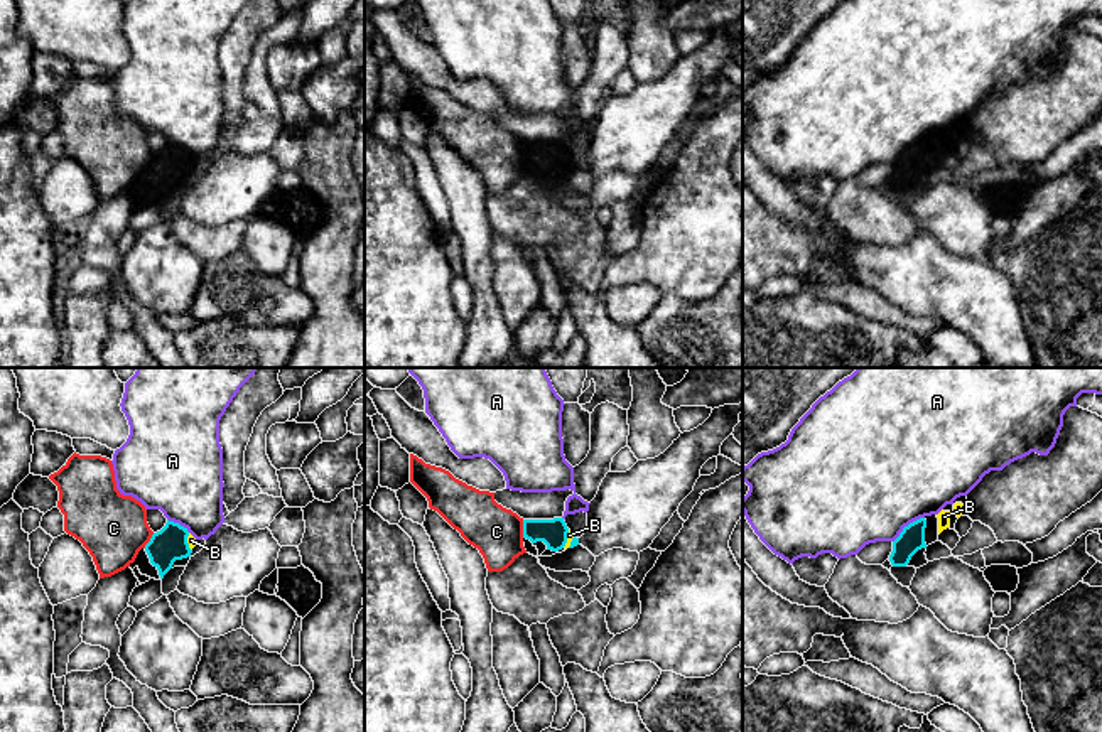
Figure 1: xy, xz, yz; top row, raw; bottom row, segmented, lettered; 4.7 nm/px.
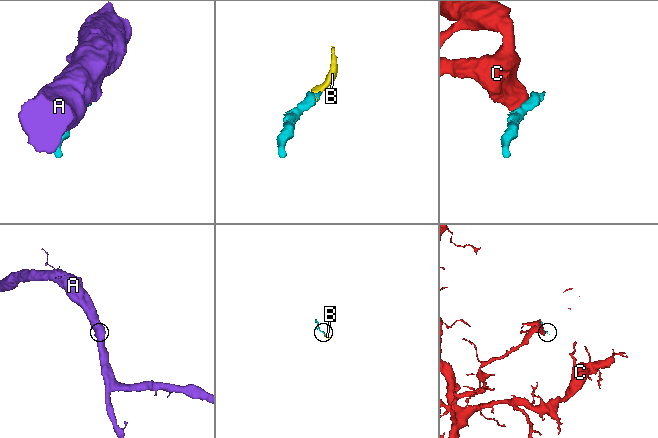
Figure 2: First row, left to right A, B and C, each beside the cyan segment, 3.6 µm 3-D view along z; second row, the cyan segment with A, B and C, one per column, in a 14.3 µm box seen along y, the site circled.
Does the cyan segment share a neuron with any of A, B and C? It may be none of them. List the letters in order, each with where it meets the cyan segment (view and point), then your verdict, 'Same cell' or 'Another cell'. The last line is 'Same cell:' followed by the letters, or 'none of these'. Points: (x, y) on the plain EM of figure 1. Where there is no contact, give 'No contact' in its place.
A: Touches cyan at yz (908, 147). Another cell
B: Touches cyan at xz (566, 161). Same cell
C: Touches cyan at xz (523, 150). Another cell
Same cell: B

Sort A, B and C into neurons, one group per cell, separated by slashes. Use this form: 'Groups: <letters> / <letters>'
Groups: A / B / C

